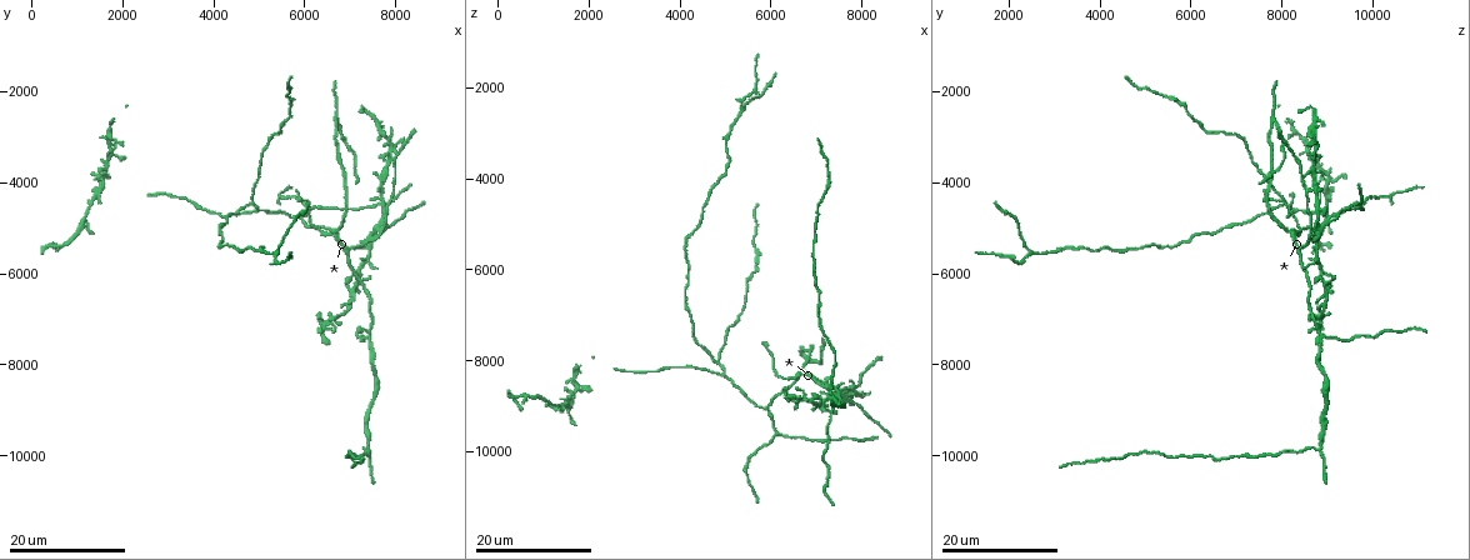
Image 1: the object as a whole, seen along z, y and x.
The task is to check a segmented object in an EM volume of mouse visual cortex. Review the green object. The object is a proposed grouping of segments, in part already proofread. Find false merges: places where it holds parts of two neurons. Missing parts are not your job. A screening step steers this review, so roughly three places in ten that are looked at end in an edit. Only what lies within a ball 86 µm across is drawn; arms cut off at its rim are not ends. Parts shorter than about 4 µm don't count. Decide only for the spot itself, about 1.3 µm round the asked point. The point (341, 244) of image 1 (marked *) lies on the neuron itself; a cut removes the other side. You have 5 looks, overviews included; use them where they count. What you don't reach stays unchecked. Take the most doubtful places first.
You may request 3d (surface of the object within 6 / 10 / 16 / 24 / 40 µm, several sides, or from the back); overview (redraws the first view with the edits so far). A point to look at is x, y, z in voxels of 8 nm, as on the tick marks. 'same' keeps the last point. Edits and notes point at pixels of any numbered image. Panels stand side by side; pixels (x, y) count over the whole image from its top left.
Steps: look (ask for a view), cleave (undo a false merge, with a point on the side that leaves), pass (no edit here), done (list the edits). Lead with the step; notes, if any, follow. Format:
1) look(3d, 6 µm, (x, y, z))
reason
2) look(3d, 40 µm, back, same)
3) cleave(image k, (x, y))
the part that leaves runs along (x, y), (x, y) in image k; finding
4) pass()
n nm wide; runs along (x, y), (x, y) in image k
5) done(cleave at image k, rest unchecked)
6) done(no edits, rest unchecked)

look(3d, 16 µm, (6750, 2650, 7850))
branch point

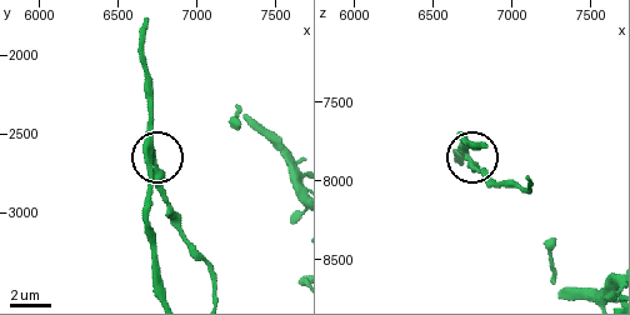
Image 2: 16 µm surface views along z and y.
look(3d, 10 µm, (6720, 2640, 7860))
zoom in

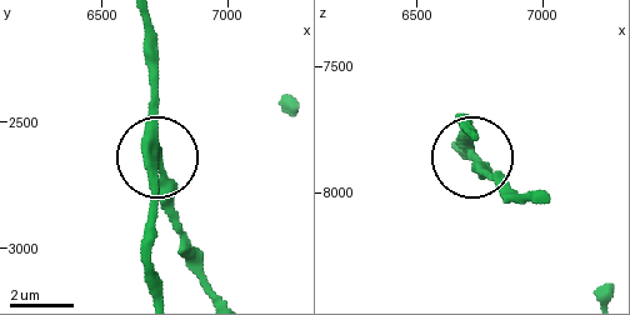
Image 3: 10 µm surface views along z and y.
cleave(image 3, (178, 191))
300 nm wide; the part that leaves runs along (155, 156), (181, 250), (206, 290) in image 3; two neurons meet here

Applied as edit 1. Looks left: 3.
look(3d, 24 µm, (5450, 5550, 2450))
arms part here

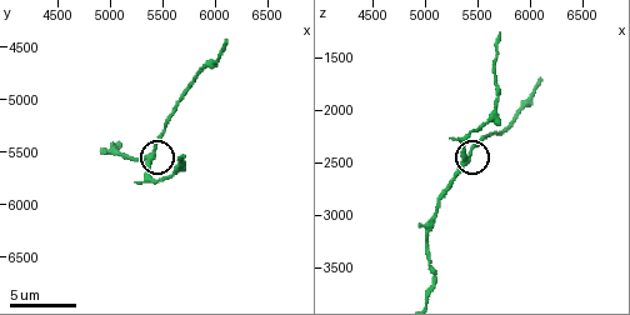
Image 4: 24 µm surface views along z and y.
look(3d, 6 µm, (5420, 5540, 2440))

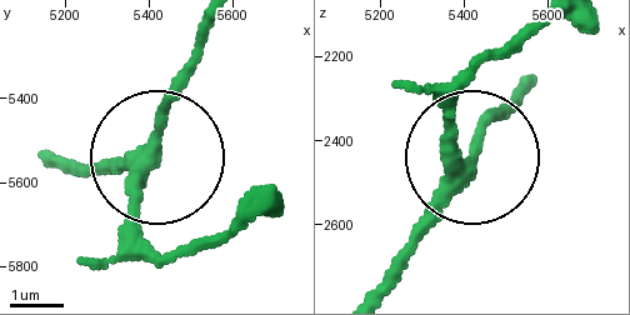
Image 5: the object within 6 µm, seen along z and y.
pass()
3 arms; runs along (55, 160), (153, 165), (135, 246) in image 5; one neuron here

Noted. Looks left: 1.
done(cleave at image 3, rest unchecked)

